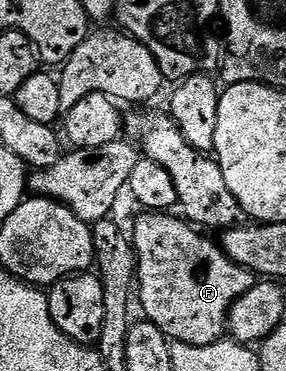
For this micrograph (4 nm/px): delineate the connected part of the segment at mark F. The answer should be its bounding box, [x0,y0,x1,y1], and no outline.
[130,211,258,346]

